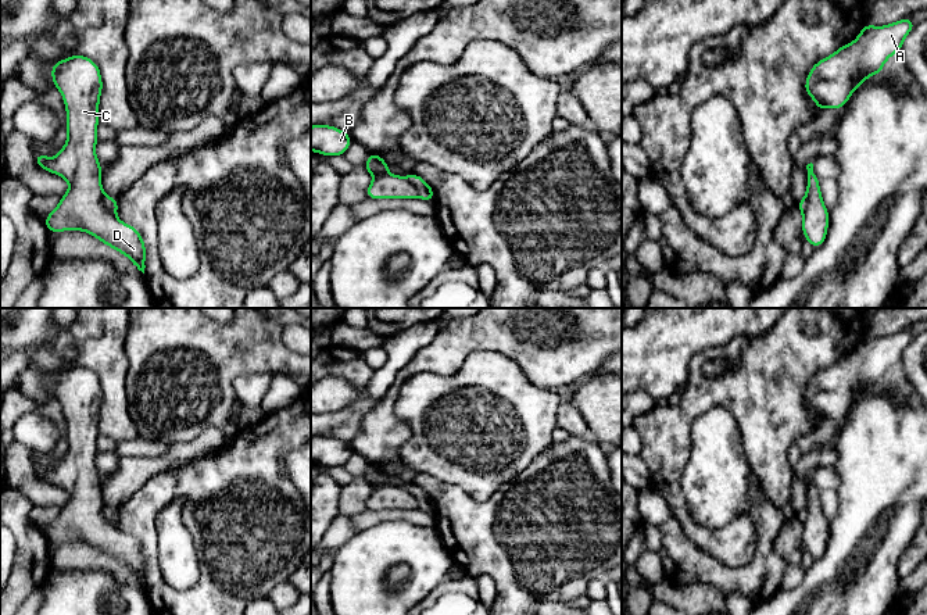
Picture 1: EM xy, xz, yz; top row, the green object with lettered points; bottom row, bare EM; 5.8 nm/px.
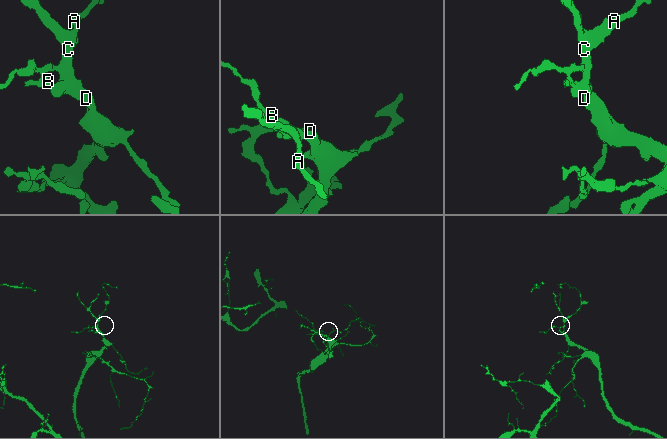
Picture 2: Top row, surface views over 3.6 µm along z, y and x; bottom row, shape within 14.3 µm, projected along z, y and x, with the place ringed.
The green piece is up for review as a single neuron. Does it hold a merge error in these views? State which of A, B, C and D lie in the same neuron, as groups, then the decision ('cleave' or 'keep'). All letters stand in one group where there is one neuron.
A B C D | keep

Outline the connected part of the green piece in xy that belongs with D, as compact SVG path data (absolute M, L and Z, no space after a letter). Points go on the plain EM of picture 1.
M75 365L51 376L51 390L65 415L68 450L56 468L35 465L35 473L64 489L69 500L43 532L53 544L83 541L97 548L129 568L144 584L143 548L135 537L115 528L118 509L105 507L101 497L103 476L96 468L100 379L93 371Z

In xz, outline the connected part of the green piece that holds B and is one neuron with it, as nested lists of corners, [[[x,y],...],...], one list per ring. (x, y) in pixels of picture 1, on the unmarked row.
[[[330,436],[311,437],[311,462],[321,466],[344,466],[351,454],[350,444]]]

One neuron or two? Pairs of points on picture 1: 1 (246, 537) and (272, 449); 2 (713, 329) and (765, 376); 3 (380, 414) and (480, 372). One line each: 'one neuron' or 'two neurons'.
1: one neuron
2: two neurons
3: two neurons

